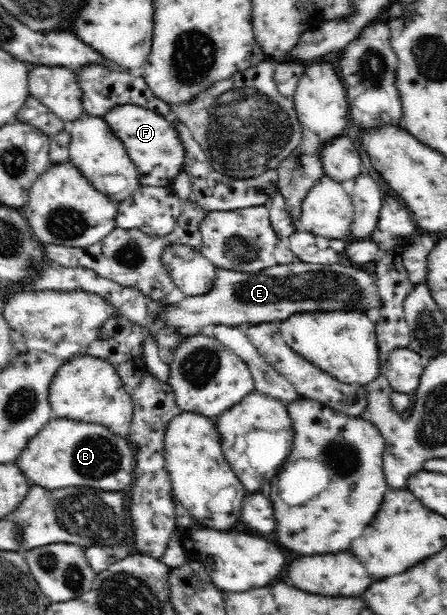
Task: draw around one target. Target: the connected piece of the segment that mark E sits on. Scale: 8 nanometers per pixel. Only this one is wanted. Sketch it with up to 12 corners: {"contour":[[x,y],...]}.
{"contour":[[298,261],[216,267],[208,293],[159,319],[187,337],[212,324],[278,323],[304,311],[375,315],[374,275]]}

